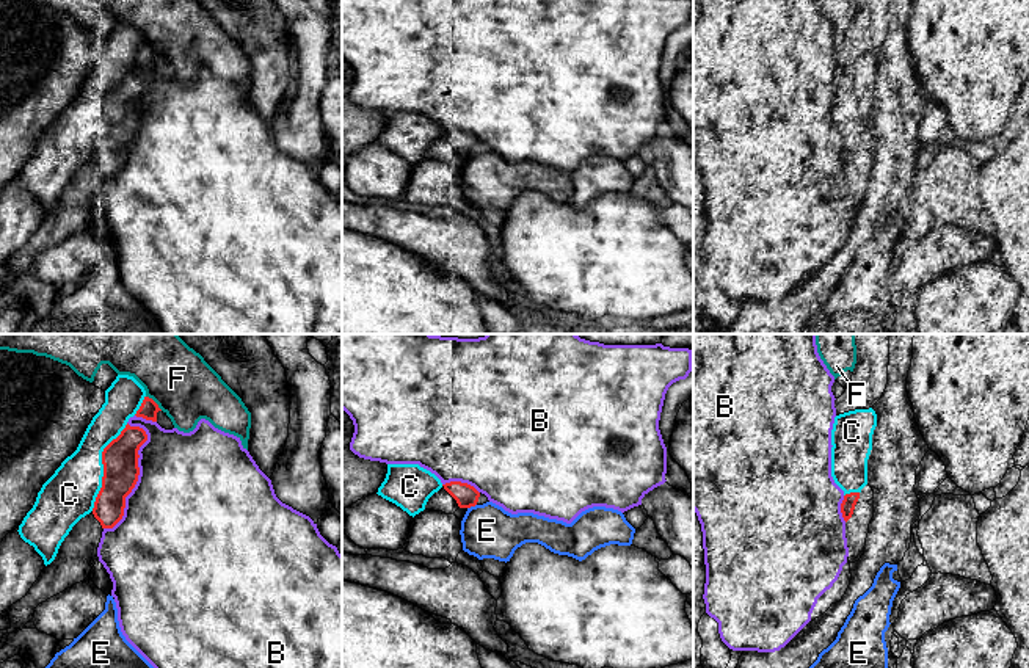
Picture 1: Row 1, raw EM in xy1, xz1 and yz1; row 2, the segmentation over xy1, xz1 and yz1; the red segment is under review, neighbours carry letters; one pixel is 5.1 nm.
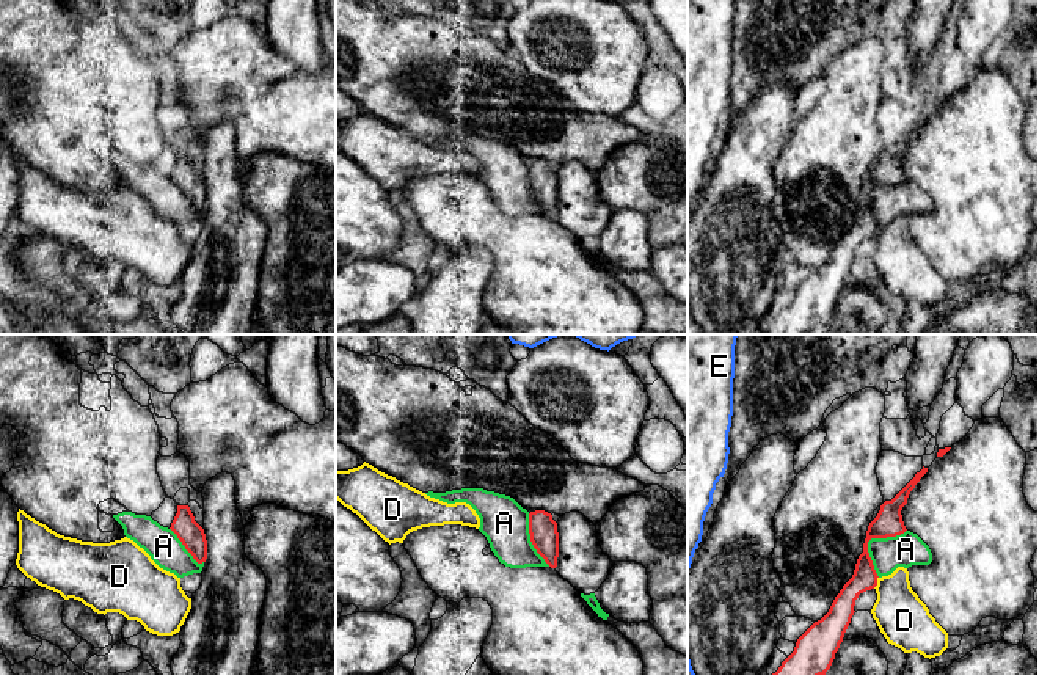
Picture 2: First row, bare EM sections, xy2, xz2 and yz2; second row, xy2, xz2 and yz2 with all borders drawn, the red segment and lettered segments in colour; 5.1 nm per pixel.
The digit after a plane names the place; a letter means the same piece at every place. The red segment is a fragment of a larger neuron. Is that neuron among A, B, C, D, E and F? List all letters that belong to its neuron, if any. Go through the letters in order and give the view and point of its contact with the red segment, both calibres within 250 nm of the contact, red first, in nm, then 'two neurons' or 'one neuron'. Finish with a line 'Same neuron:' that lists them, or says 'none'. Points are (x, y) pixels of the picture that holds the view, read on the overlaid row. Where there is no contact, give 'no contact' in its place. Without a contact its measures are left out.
A: meets red in yz2 at (870, 539); 140 nm thick on the red side, 170 nm on the other; two neurons
B: meets red in xy1 at (138, 474); 190 nm thick on the red side, 500 nm on the other; two neurons
C: meets red in xy1 at (104, 468); 190 nm thick on the red side, 260 nm on the other; two neurons
D: meets red in yz2 at (876, 583); 130 nm thick on the red side, 260 nm on the other; two neurons
E: meets red in xz1 at (471, 505); 120 nm thick on the red side, 280 nm on the other; two neurons
F: meets red in xy1 at (154, 402); 90 nm thick on the red side, 340 nm on the other; two neurons
Same neuron: none

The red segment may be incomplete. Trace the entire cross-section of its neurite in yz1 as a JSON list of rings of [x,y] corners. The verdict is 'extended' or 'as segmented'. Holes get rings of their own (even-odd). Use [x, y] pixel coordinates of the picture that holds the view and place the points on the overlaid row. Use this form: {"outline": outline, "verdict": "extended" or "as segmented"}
{"outline": [[[866,485],[860,492],[844,496],[841,513],[845,521],[849,561],[855,563],[864,554],[869,524],[874,517],[874,491]]], "verdict": "extended"}

